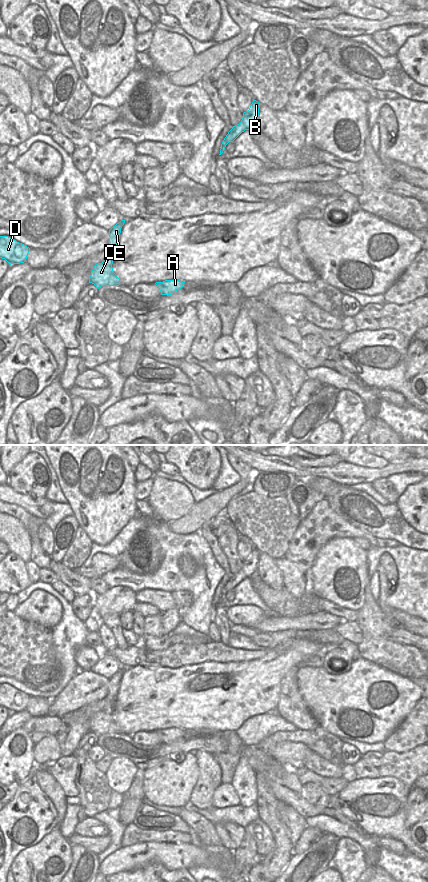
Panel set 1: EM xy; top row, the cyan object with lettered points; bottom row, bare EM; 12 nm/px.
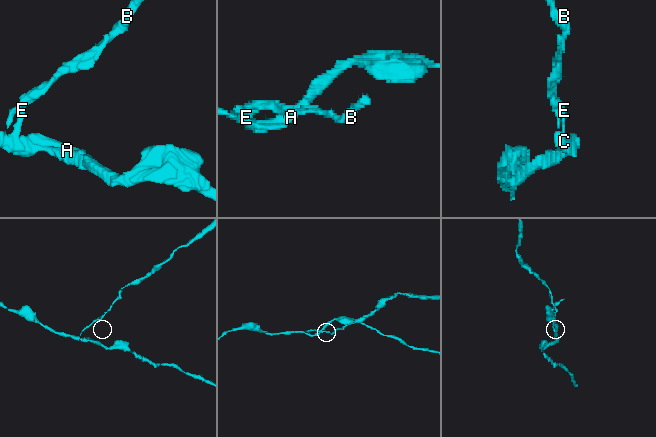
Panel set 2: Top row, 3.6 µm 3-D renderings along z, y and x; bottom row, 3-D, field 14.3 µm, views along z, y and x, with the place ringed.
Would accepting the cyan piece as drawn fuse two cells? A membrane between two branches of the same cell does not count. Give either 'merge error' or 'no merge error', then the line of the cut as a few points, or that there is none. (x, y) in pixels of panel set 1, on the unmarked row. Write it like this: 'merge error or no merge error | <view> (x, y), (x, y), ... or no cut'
merge error | xy (102, 710), (111, 713)

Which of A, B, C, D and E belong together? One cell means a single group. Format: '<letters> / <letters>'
A C D / B E

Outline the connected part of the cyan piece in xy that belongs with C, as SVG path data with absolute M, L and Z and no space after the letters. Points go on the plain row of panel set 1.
M96 712L89 725L89 731L94 732L98 737L102 734L119 734L120 727L114 721L111 712Z

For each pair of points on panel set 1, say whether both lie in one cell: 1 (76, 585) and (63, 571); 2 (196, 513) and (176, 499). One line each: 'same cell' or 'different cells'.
1: same cell
2: different cells

